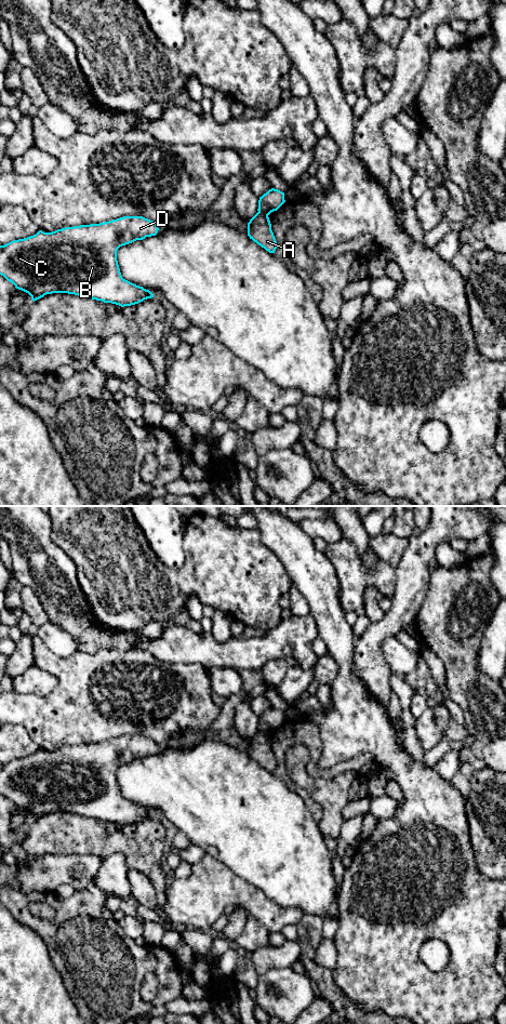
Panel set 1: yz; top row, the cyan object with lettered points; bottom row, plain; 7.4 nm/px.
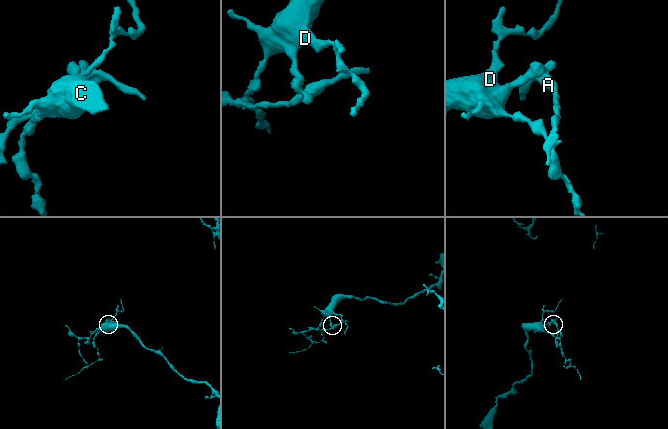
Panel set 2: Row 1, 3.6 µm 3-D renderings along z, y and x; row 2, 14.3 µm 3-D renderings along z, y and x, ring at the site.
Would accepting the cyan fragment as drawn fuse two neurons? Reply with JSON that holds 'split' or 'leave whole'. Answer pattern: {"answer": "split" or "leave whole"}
{"answer": "split"}

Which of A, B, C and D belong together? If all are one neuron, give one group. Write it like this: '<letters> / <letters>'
A / B C D

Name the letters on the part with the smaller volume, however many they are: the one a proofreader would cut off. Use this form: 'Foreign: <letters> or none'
Foreign: A

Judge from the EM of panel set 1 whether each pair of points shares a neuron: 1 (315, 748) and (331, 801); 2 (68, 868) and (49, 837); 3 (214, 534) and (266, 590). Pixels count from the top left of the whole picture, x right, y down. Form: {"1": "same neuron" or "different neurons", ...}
{"1": "different neurons", "2": "different neurons", "3": "same neuron"}

